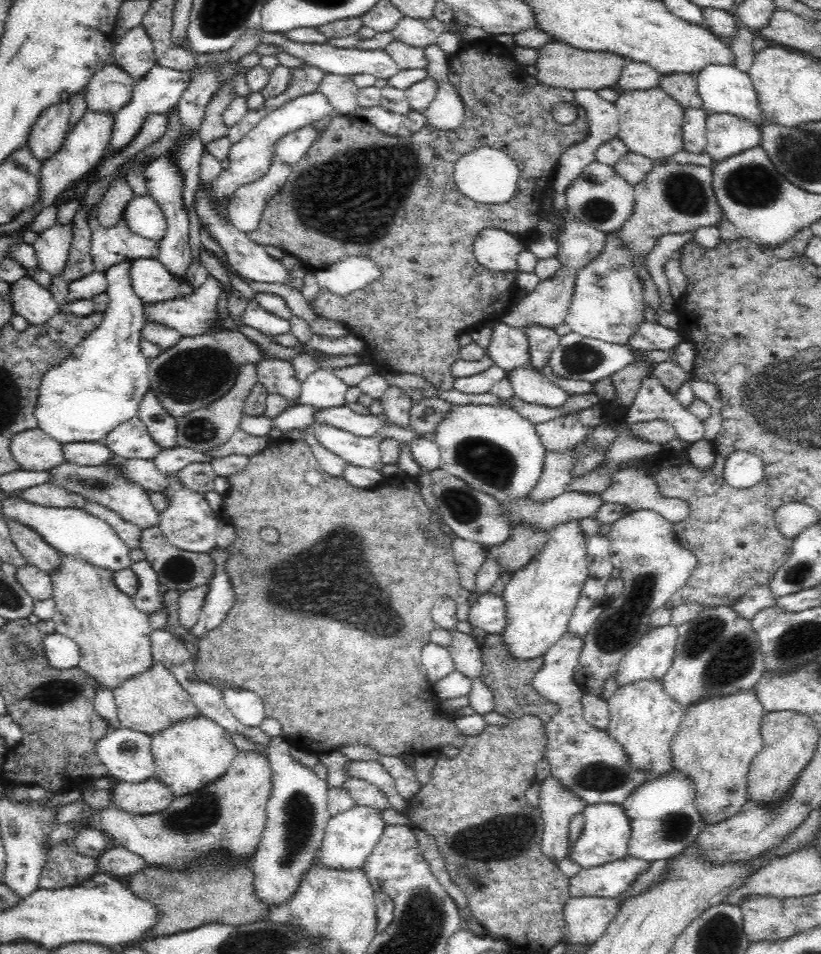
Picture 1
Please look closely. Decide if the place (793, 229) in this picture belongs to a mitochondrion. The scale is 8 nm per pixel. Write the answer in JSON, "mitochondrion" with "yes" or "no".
{"mitochondrion":"no"}

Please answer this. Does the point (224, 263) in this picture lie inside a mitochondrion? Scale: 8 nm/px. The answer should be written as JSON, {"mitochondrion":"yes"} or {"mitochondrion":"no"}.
{"mitochondrion":"no"}

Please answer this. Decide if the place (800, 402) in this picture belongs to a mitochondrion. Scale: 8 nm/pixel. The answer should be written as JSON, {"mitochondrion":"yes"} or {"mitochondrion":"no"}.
{"mitochondrion":"yes"}

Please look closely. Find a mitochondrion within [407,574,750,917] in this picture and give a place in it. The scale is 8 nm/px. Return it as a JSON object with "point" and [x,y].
{"point":[520,829]}

